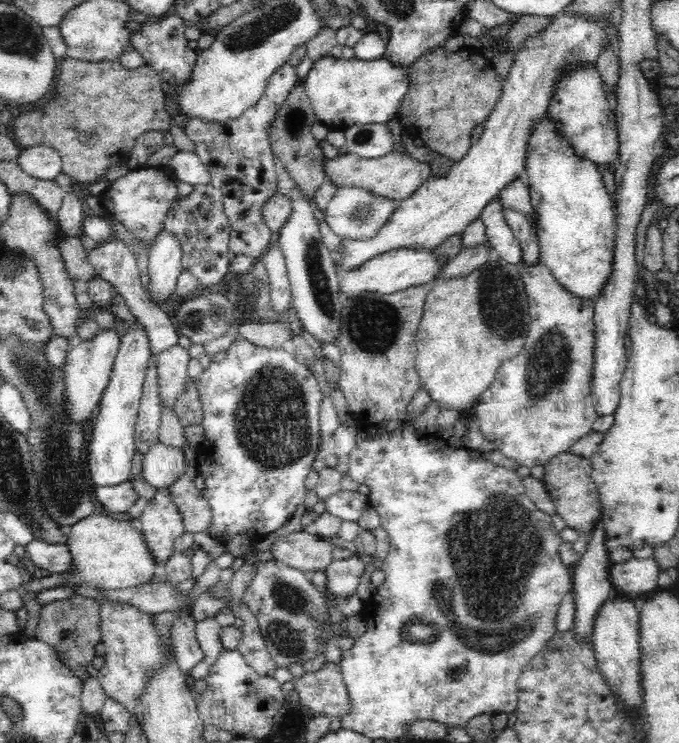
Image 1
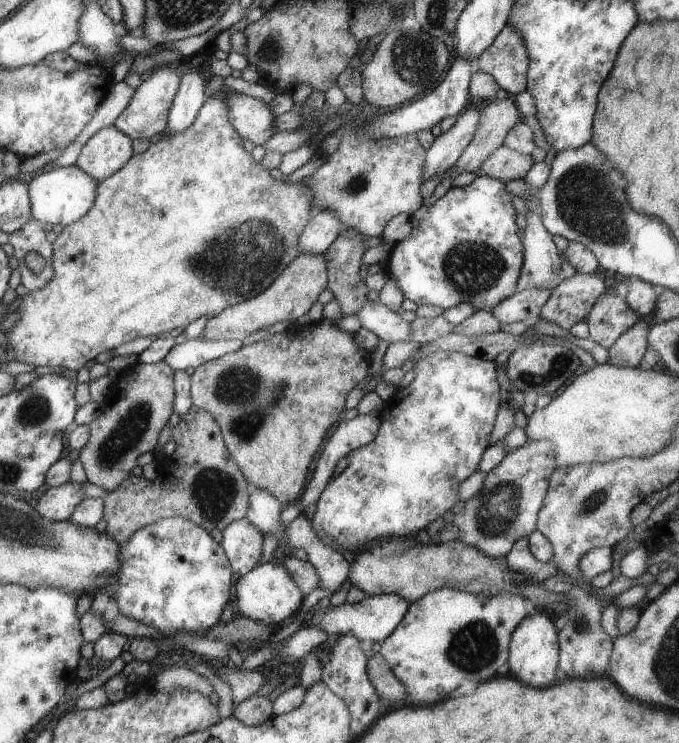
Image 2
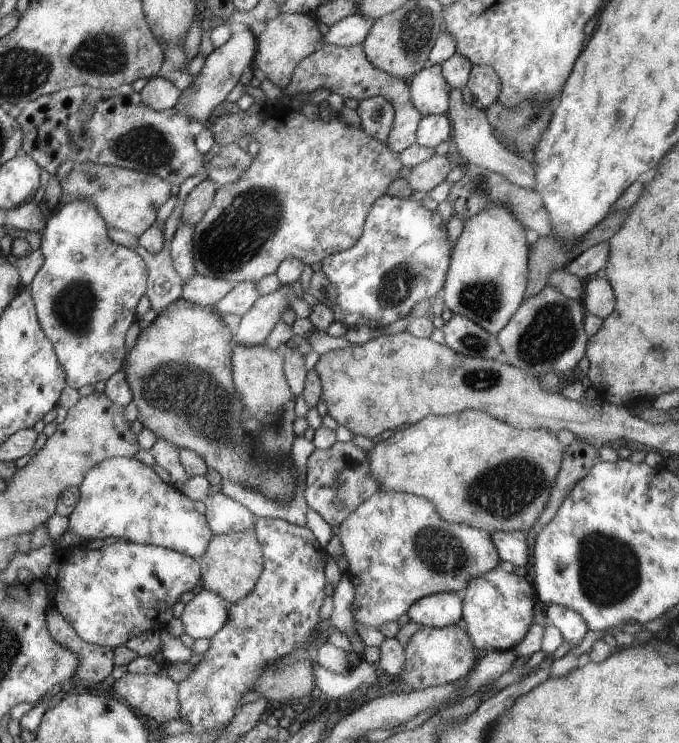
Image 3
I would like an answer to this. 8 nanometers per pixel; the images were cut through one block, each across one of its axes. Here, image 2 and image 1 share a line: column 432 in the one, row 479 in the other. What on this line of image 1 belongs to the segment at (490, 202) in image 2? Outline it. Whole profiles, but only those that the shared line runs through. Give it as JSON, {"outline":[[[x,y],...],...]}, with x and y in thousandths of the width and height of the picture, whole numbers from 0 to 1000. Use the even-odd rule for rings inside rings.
{"outline":[[[351,455],[342,460],[339,468],[324,471],[321,476],[311,480],[311,486],[305,497],[297,498],[292,507],[287,509],[293,537],[299,549],[299,565],[295,571],[299,576],[302,591],[290,600],[290,638],[300,643],[300,658],[297,658],[299,669],[308,676],[312,685],[312,697],[305,711],[306,719],[312,724],[318,724],[325,732],[330,732],[345,724],[348,719],[359,719],[367,721],[370,727],[380,725],[383,720],[404,716],[412,708],[421,705],[430,692],[436,689],[436,684],[442,678],[448,678],[451,670],[451,641],[459,633],[459,622],[464,619],[465,611],[470,608],[471,596],[471,575],[470,575],[470,553],[477,528],[477,521],[461,505],[459,499],[448,490],[439,490],[430,479],[424,479],[415,471],[395,471],[395,468],[377,468],[368,460]]]}

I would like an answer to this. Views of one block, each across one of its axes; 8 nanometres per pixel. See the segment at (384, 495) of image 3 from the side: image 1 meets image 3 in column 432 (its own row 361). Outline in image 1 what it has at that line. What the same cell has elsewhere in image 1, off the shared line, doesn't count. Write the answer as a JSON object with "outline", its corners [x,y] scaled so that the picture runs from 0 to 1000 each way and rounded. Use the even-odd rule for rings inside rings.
{"outline":[[[797,351],[789,353],[789,355],[778,355],[778,358],[766,359],[764,366],[770,380],[773,381],[773,392],[779,401],[775,466],[769,468],[769,474],[766,474],[760,482],[745,485],[739,493],[733,494],[728,511],[722,515],[722,520],[705,532],[705,541],[700,549],[710,587],[713,587],[716,592],[728,595],[728,600],[732,600],[732,604],[736,606],[745,616],[760,619],[764,627],[775,627],[775,630],[782,631],[785,627],[801,627],[804,622],[810,622],[810,618],[816,616],[819,611],[839,608],[839,603],[842,603],[845,595],[873,579],[872,571],[875,571],[875,565],[882,561],[870,537],[870,514],[873,510],[873,490],[876,486],[875,470],[878,458],[876,406],[867,401],[844,396],[842,392],[822,381],[822,377],[816,376],[816,371],[810,367],[809,361]]]}

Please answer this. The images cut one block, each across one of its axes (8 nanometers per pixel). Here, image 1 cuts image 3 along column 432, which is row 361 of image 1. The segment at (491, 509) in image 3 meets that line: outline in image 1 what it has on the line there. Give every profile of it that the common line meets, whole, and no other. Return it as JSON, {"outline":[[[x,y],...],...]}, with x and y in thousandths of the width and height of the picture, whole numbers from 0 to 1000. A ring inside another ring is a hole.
{"outline":[[[725,347],[686,370],[647,376],[635,384],[613,447],[613,491],[620,521],[635,538],[647,541],[648,553],[698,548],[739,487],[769,471],[779,401],[764,363],[764,358]]]}

